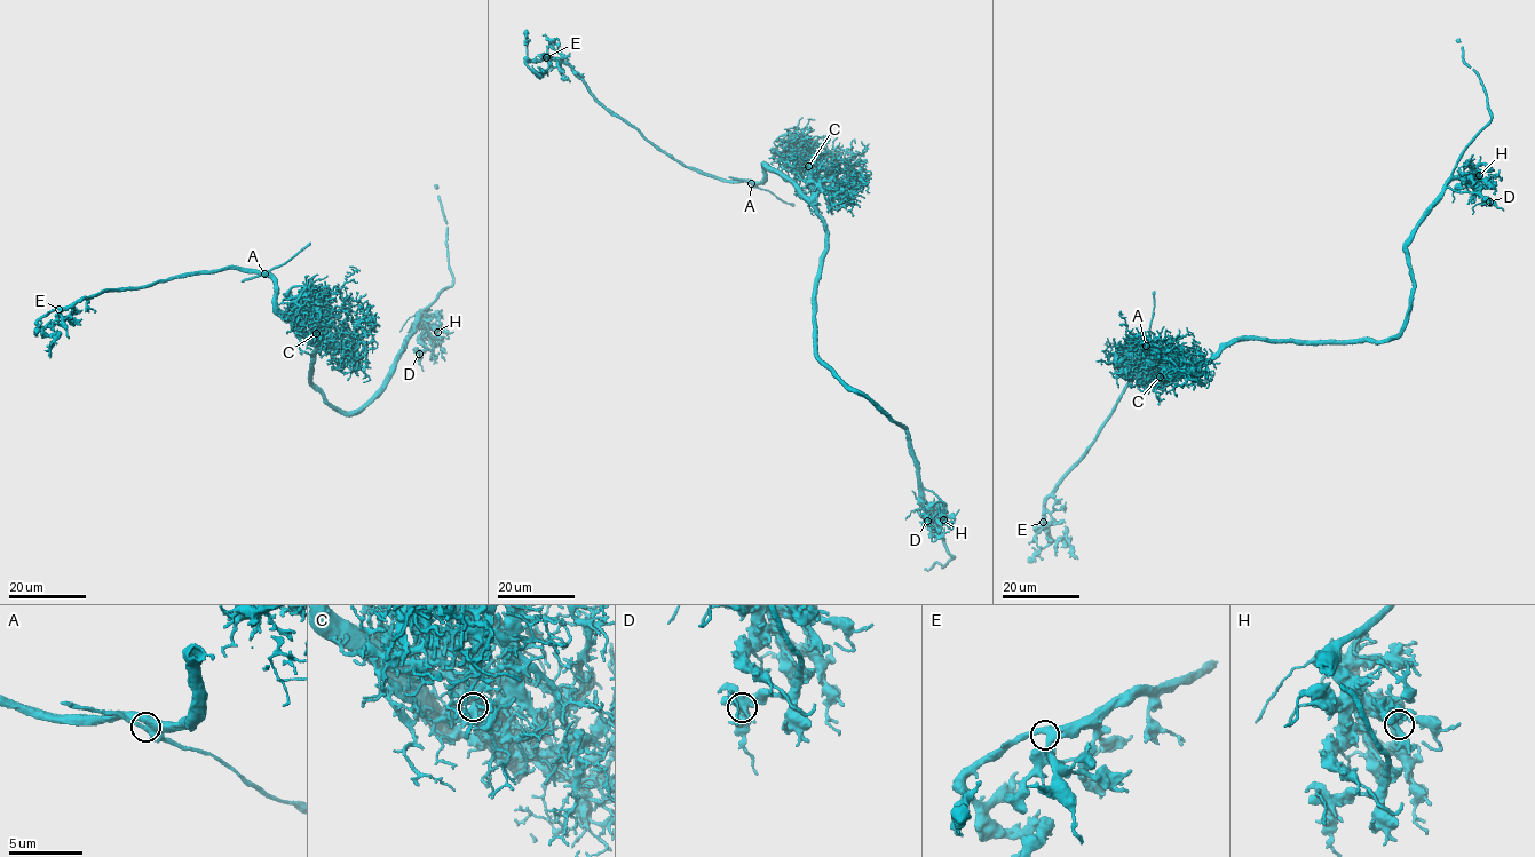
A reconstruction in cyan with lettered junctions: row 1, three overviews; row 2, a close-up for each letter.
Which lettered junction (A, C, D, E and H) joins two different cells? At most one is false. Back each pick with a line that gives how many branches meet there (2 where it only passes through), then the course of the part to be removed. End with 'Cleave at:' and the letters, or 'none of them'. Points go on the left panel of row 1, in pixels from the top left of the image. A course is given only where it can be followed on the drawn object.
A: Branches: 3. Course of the part to remove: (264, 274), (283, 264), (309, 241)
Cleave at: A

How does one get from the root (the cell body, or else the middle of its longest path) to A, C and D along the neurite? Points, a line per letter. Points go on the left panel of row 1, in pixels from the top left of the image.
A: (321, 341), (329, 335), (330, 339), (317, 341), (291, 324), (276, 303), (274, 283), (264, 274)
C: (321, 341), (329, 335), (330, 339), (318, 342), (318, 332), (316, 333)
D: (321, 341), (311, 382), (347, 412), (379, 388), (403, 340), (421, 322), (434, 340), (419, 354)

